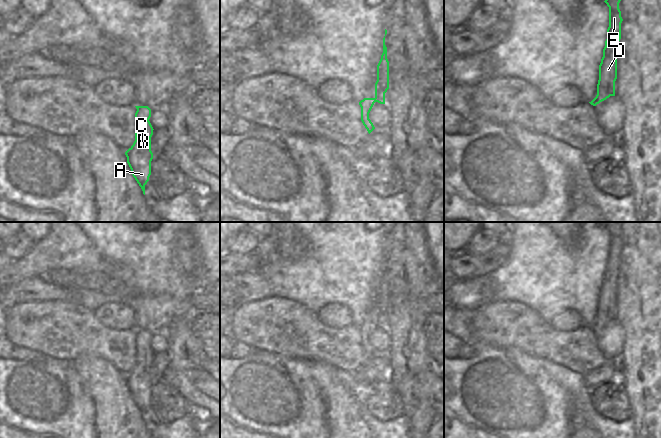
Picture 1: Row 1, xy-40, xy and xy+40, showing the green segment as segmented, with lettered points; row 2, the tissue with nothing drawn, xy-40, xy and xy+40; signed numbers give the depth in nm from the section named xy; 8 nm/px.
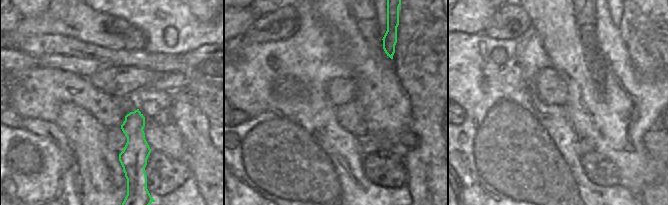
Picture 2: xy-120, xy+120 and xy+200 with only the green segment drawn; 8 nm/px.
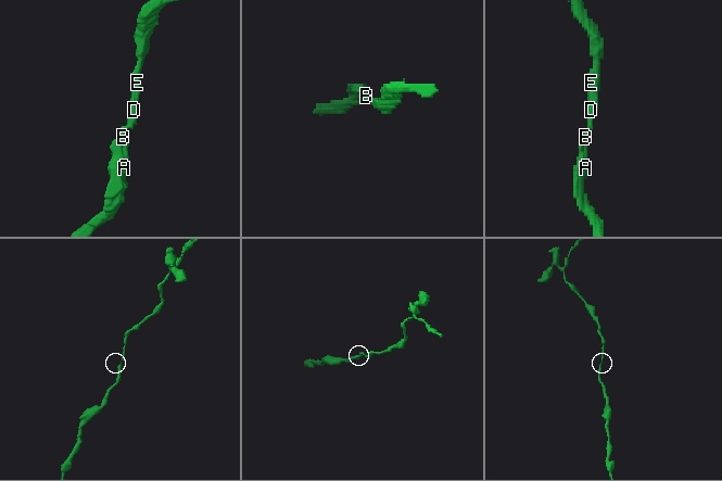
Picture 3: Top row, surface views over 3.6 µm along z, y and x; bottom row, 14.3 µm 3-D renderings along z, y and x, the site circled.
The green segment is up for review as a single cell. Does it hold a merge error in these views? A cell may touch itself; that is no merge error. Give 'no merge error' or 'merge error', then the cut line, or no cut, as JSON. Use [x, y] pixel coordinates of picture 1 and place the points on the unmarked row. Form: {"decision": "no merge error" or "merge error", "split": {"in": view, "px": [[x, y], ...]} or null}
{"decision": "no merge error", "split": null}

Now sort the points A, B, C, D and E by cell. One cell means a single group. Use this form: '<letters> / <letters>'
A B C D E

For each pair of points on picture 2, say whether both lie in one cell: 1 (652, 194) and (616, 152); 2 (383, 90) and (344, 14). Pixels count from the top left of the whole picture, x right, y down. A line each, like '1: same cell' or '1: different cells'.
1: different cells
2: same cell

